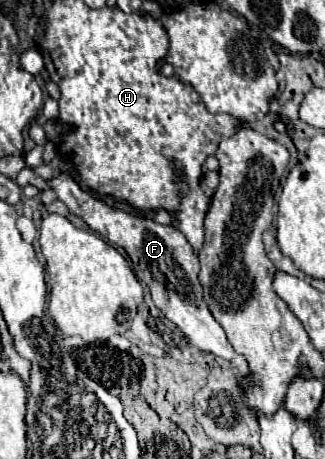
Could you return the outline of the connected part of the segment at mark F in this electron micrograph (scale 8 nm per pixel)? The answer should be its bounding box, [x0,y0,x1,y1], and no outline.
[48,175,250,377]

